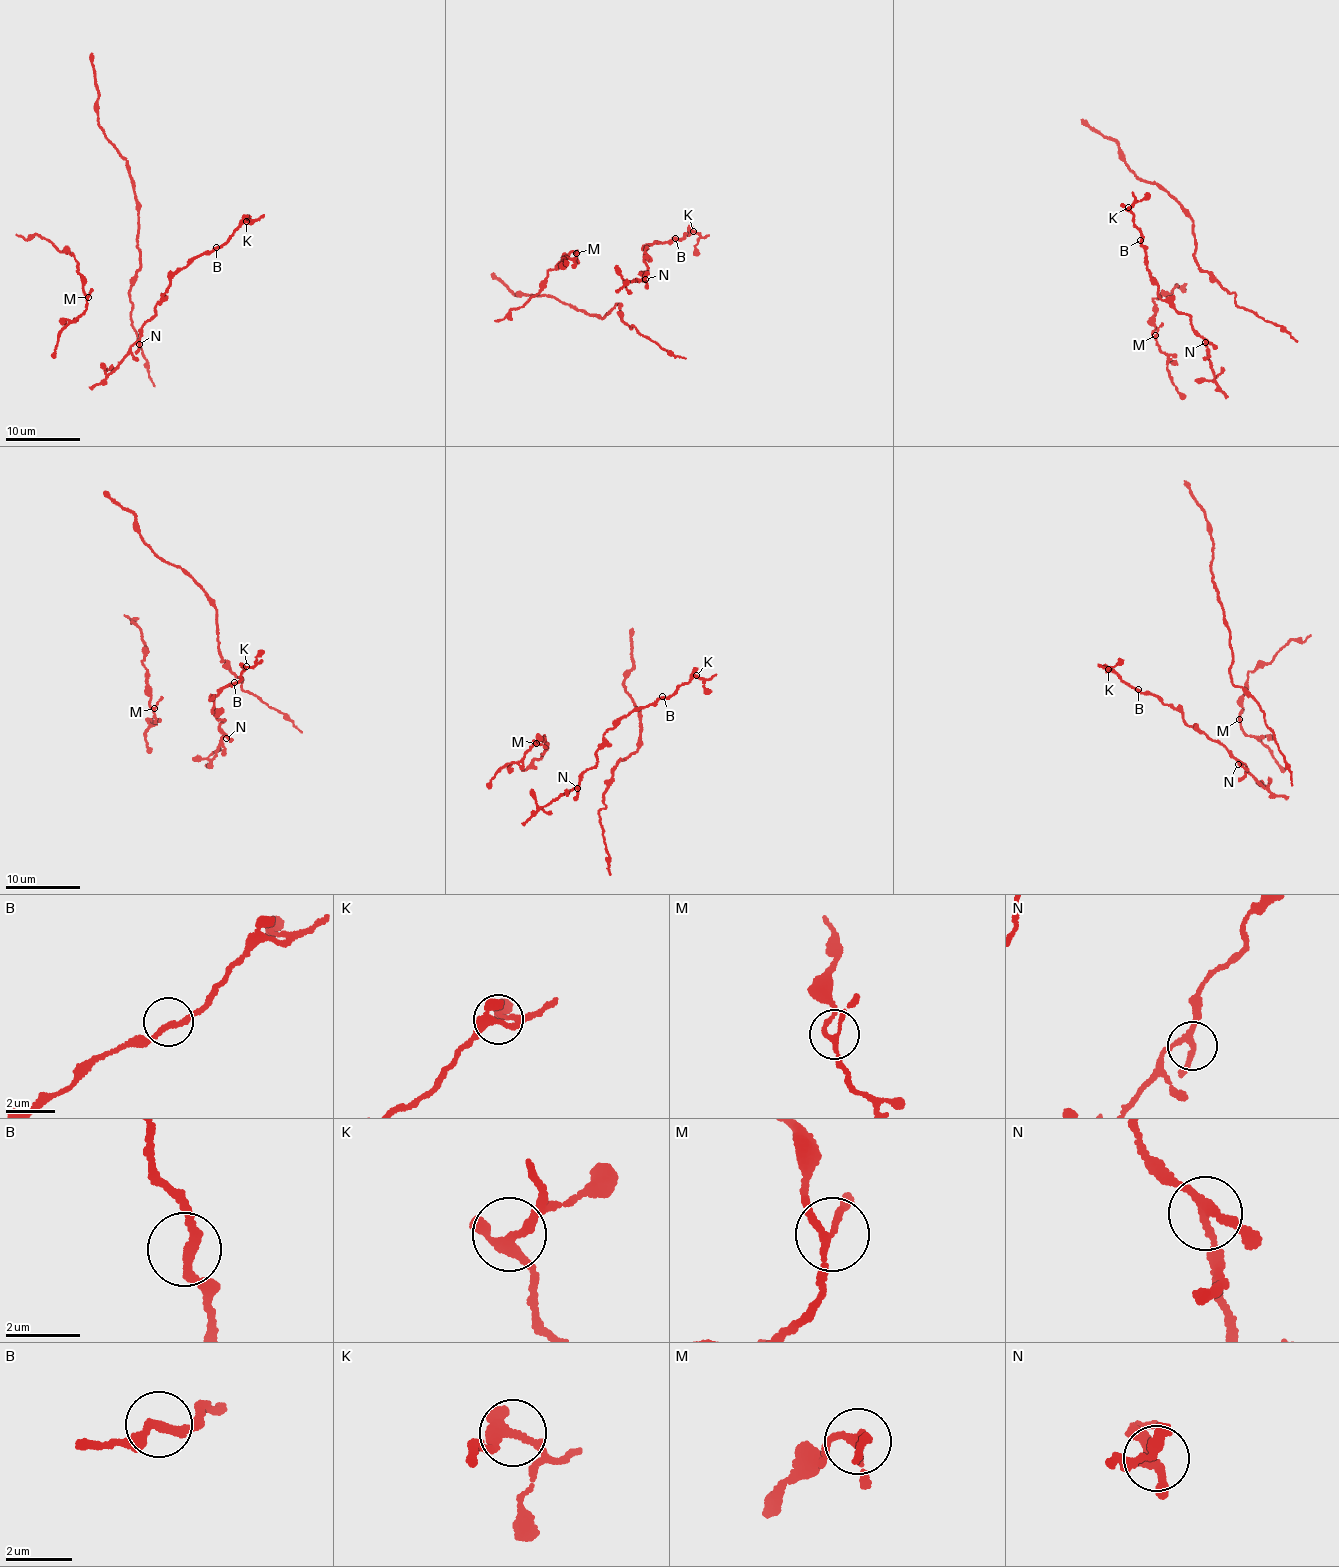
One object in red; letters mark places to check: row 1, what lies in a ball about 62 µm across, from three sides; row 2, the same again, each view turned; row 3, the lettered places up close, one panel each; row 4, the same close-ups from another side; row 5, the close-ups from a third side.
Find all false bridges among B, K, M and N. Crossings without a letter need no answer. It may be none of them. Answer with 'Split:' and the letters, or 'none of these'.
Split: none of these

